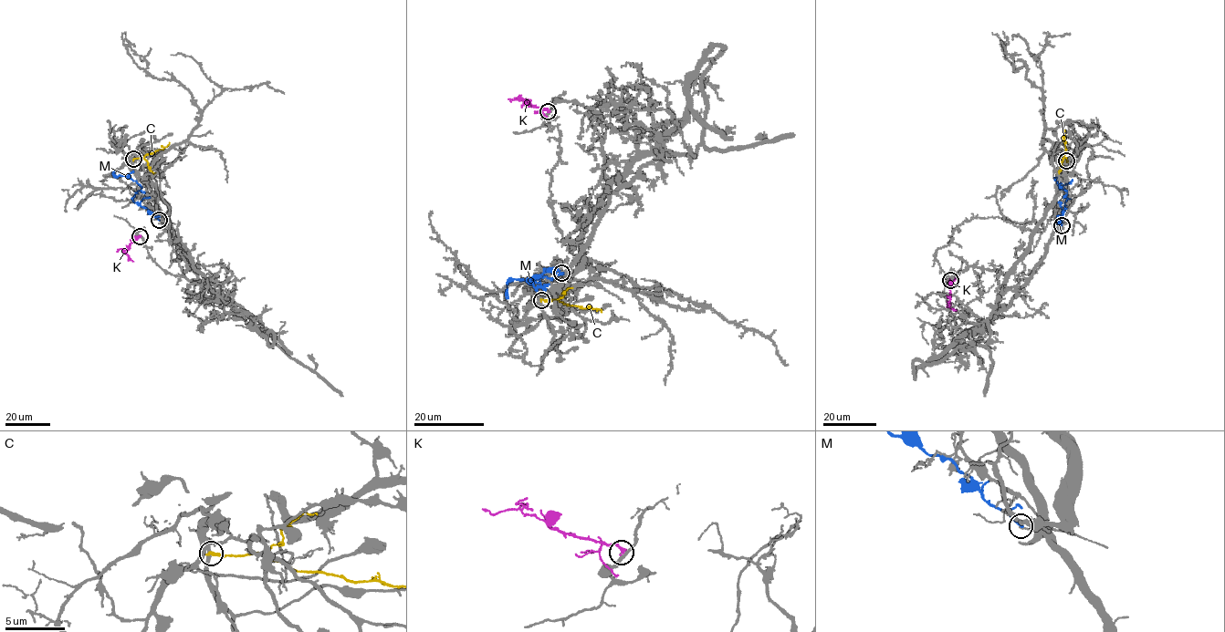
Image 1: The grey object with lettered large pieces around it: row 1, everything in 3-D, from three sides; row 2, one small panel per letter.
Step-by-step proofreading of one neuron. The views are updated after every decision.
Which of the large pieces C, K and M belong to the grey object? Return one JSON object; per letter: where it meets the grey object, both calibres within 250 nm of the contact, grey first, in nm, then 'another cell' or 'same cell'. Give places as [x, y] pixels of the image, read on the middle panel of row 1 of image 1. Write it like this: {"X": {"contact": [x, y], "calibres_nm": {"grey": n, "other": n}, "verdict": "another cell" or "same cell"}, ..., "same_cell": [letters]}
{"C": {"contact": [541, 300], "calibres_nm": {"grey": 300, "other": 320}, "verdict": "another cell"}, "K": {"contact": [548, 111], "calibres_nm": {"grey": 200, "other": 280}, "verdict": "another cell"}, "M": {"contact": [561, 273], "calibres_nm": {"grey": 160, "other": 220}, "verdict": "another cell"}, "same_cell": []}

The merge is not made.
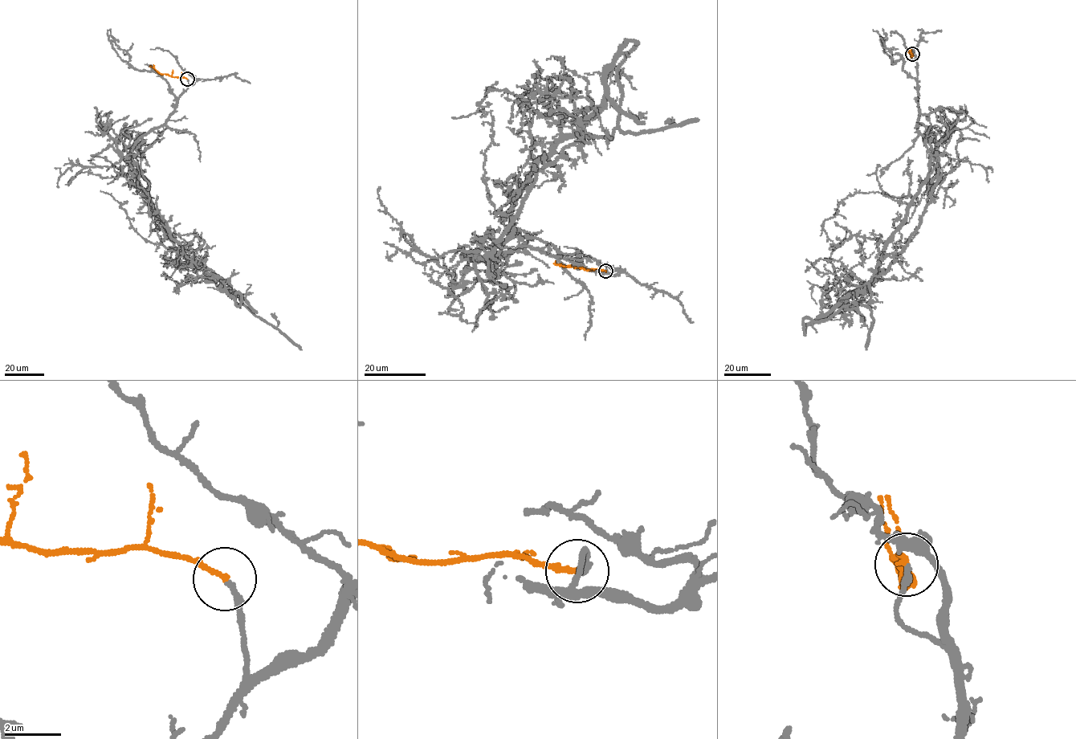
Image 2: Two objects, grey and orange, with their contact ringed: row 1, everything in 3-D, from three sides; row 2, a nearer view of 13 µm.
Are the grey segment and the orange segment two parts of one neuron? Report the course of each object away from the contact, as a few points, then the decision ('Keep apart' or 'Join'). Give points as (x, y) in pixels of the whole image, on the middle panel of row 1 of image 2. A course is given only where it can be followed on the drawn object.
Course of grey: (605, 271), (527, 247), (483, 255), (564, 149), (617, 128), (637, 133), (698, 119). Course of orange: (605, 271), (567, 267), (556, 264), (555, 261). Join

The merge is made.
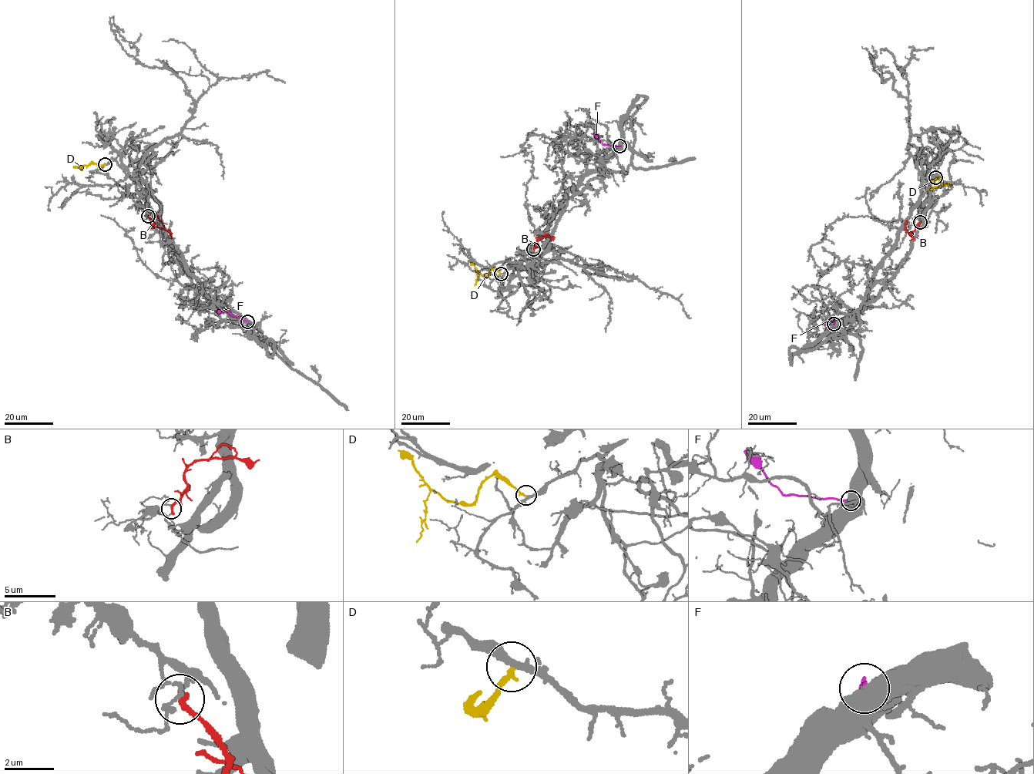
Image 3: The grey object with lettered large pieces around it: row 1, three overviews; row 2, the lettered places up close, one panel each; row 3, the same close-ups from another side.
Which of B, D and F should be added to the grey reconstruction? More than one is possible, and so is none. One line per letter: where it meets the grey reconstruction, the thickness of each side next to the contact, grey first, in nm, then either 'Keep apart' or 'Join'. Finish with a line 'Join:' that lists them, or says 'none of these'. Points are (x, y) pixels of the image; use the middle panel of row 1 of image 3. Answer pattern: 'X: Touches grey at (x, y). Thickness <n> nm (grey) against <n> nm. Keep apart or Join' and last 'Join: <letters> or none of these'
B: Touches grey at (533, 249). Thickness 130 nm (grey) against 280 nm. Keep apart
D: Touches grey at (501, 274). Thickness 240 nm (grey) against 180 nm. Join
F: Touches grey at (619, 146). Thickness 800 nm (grey) against 220 nm. Keep apart
Join: D

